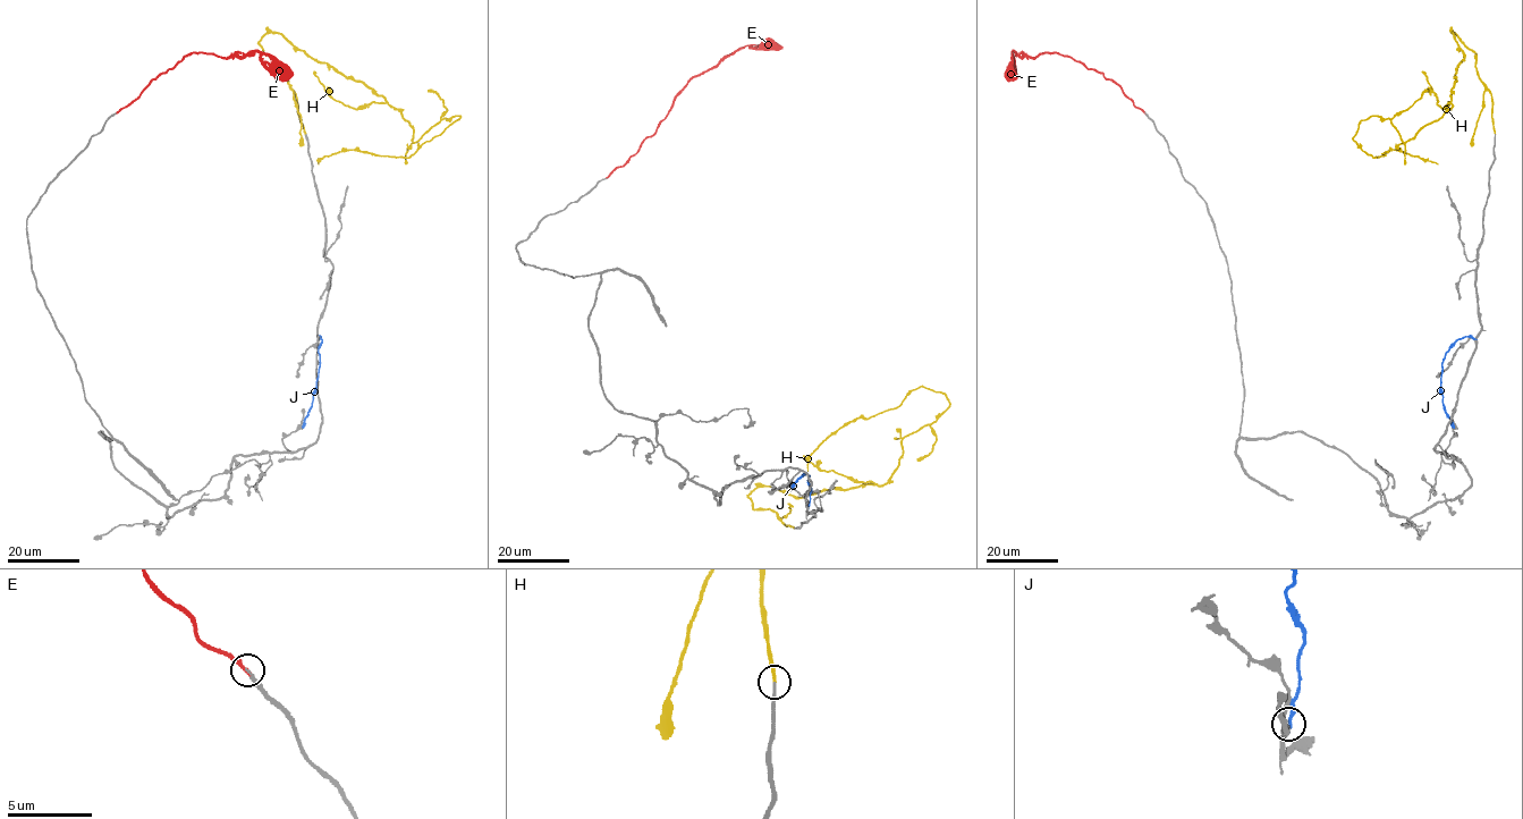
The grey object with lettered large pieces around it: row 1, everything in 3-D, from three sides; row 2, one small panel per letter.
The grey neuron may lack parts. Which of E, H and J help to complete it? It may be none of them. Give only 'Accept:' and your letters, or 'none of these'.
Accept: E, H

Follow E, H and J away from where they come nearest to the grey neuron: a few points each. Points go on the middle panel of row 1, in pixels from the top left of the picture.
E: (607, 178), (652, 135), (675, 98), (692, 77), (746, 45), (783, 48)
H: (794, 529), (747, 496), (883, 486), (903, 439), (949, 402), (912, 389), (834, 431), (807, 471)
J: (807, 507), (811, 488), (809, 475), (800, 478), (792, 487)

